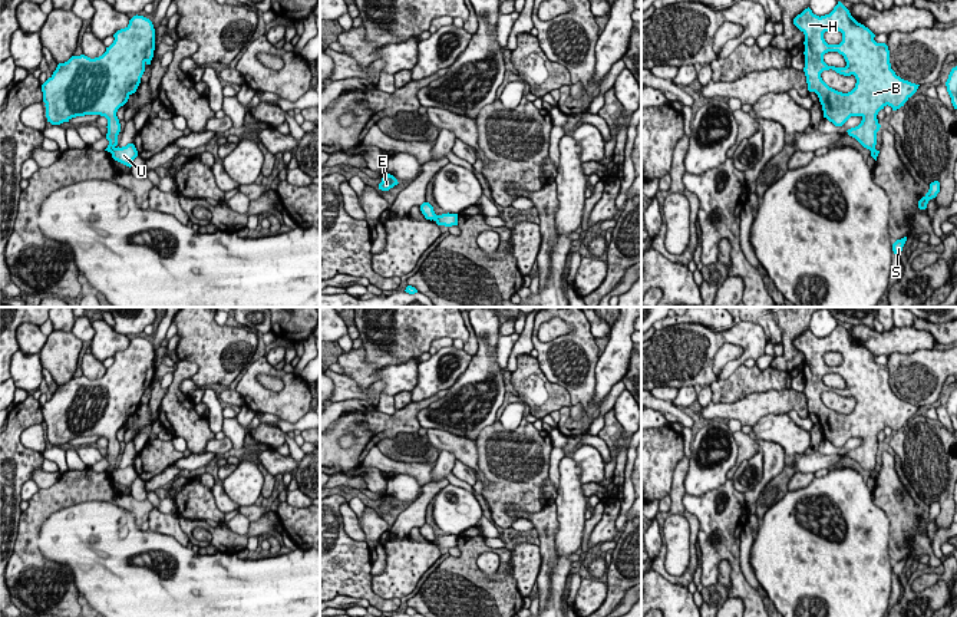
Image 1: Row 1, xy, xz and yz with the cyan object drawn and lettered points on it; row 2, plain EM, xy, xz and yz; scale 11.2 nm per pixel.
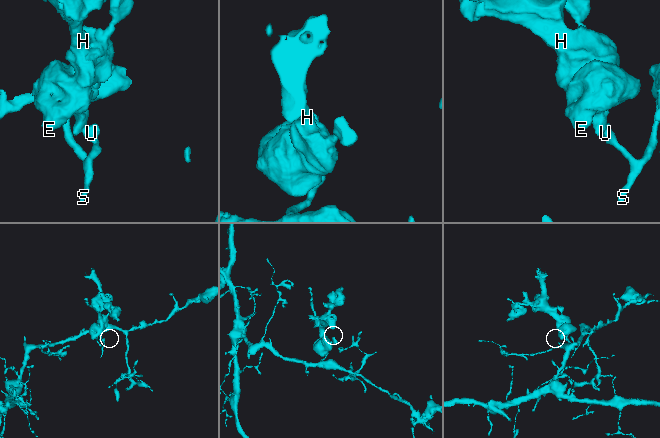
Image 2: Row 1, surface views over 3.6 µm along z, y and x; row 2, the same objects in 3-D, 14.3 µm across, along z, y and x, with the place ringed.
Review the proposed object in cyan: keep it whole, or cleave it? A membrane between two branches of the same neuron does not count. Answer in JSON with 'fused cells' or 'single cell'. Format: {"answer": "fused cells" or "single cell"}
{"answer": "fused cells"}

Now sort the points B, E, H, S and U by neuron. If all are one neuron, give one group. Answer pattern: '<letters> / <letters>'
B E H / S U

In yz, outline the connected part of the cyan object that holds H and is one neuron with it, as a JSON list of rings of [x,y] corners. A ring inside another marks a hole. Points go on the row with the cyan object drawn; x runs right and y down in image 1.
[[[838,1],[825,16],[816,16],[808,7],[793,19],[793,24],[805,34],[805,76],[808,90],[815,92],[822,105],[824,118],[835,126],[842,126],[851,116],[861,116],[858,126],[848,129],[864,148],[872,151],[877,145],[877,132],[881,125],[877,115],[887,105],[900,109],[917,92],[920,85],[901,79],[891,69],[890,50],[885,43],[877,43],[875,34],[858,23],[849,10]],[[824,33],[842,33],[839,44],[828,44]],[[838,52],[847,66],[835,67],[824,62],[824,55]],[[824,70],[857,79],[855,88],[842,93],[829,88],[821,77]]]

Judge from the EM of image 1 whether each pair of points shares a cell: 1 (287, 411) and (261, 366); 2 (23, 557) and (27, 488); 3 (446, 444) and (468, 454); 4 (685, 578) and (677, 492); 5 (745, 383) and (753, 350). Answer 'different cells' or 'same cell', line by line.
1: same cell
2: different cells
3: same cell
4: same cell
5: different cells

